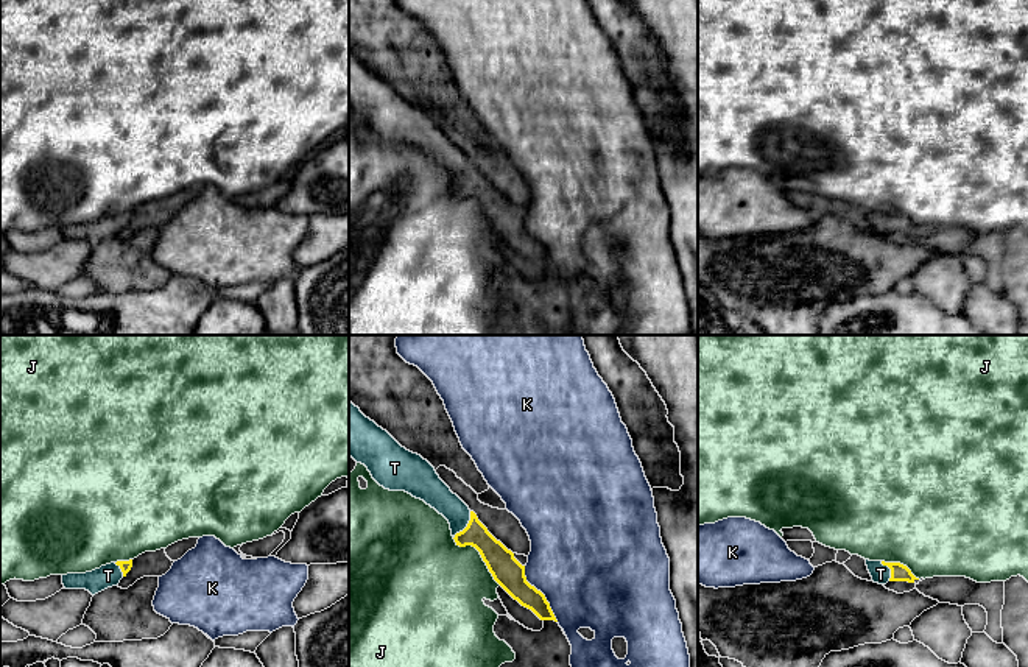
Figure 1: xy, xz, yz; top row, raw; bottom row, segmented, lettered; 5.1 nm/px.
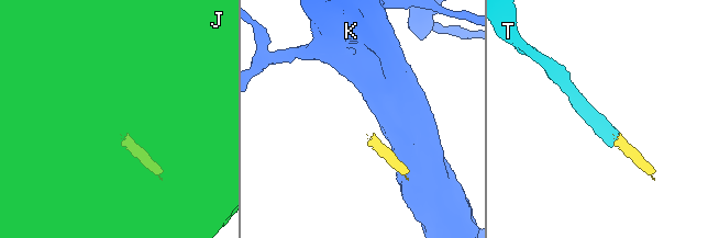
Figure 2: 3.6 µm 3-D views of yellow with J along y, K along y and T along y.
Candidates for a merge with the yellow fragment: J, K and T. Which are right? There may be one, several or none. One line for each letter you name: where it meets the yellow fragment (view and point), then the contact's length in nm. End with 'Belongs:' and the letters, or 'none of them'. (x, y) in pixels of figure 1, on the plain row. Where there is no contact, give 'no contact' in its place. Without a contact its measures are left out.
T: meets yellow in xz at (468, 176); contact 170 nm long
Belongs: T

